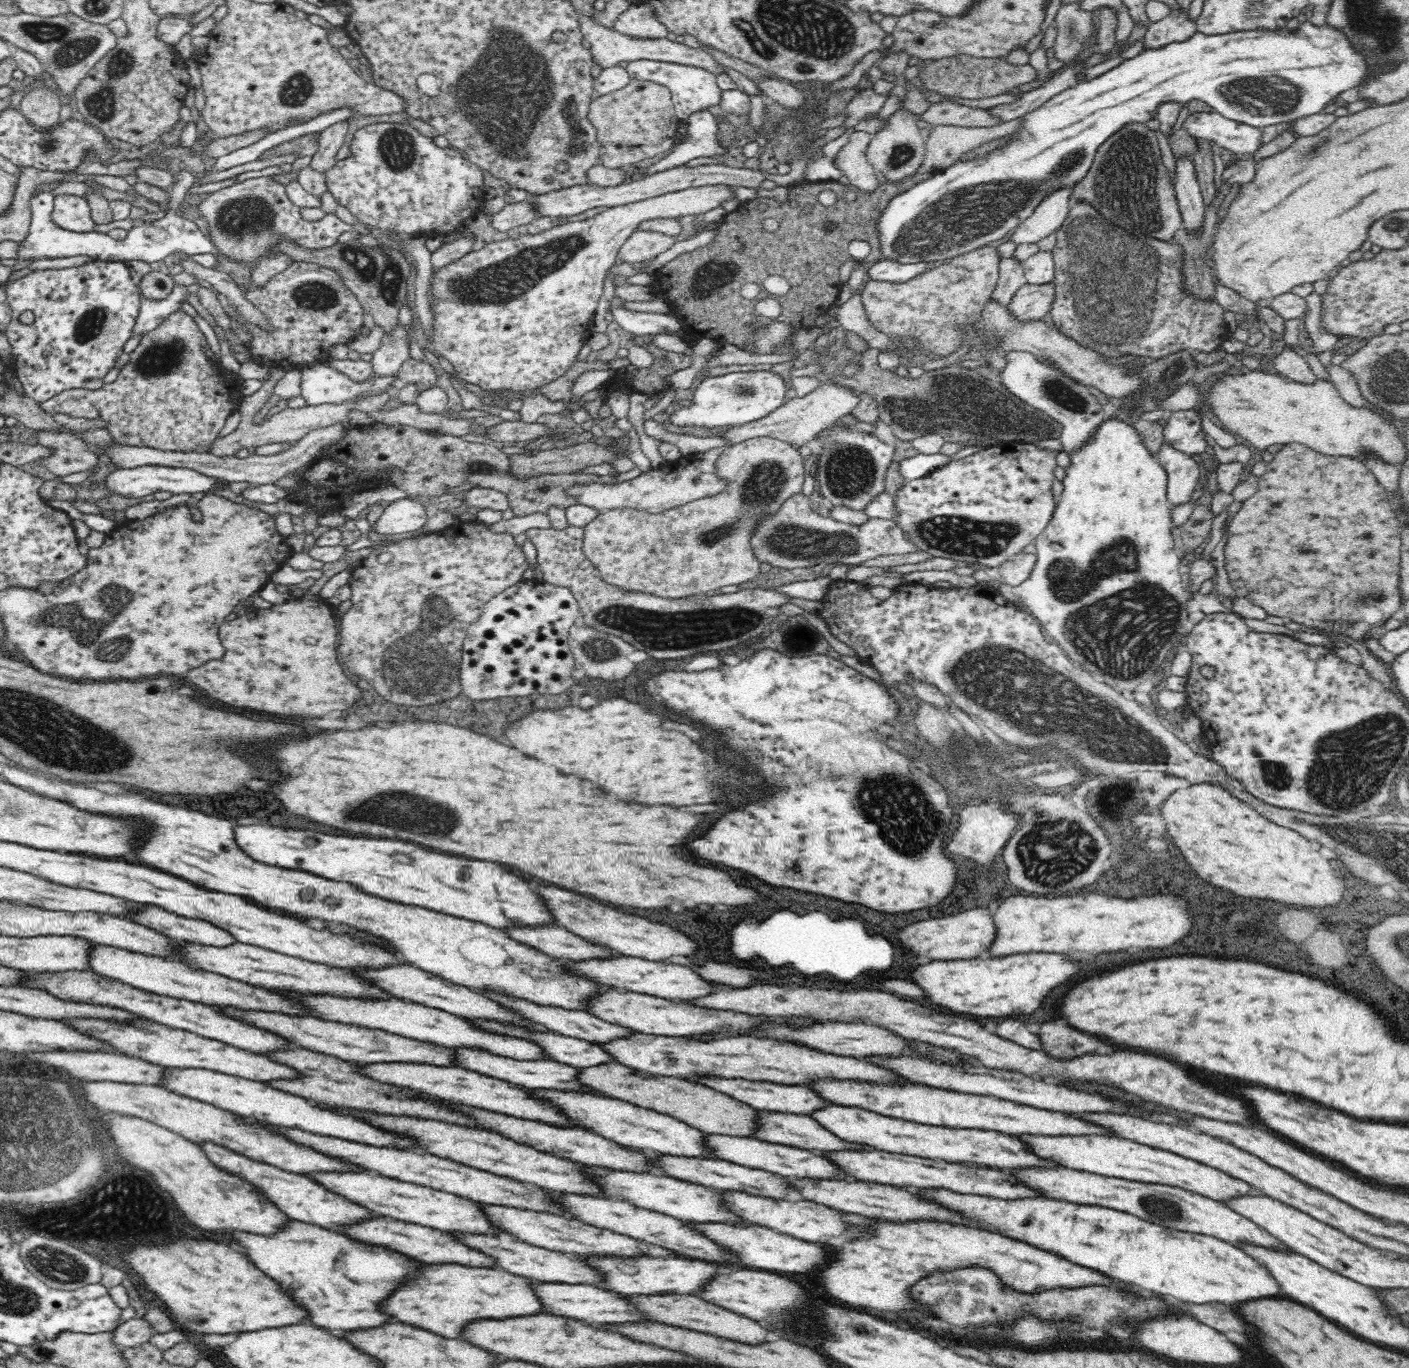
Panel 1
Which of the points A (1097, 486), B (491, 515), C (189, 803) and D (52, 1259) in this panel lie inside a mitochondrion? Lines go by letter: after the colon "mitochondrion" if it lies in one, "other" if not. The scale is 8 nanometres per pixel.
A: other
B: other
C: other
D: mitochondrion

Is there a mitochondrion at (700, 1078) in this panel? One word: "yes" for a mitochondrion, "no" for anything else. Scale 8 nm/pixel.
no

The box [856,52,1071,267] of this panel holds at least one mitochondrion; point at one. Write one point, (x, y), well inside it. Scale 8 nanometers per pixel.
(904, 153)

